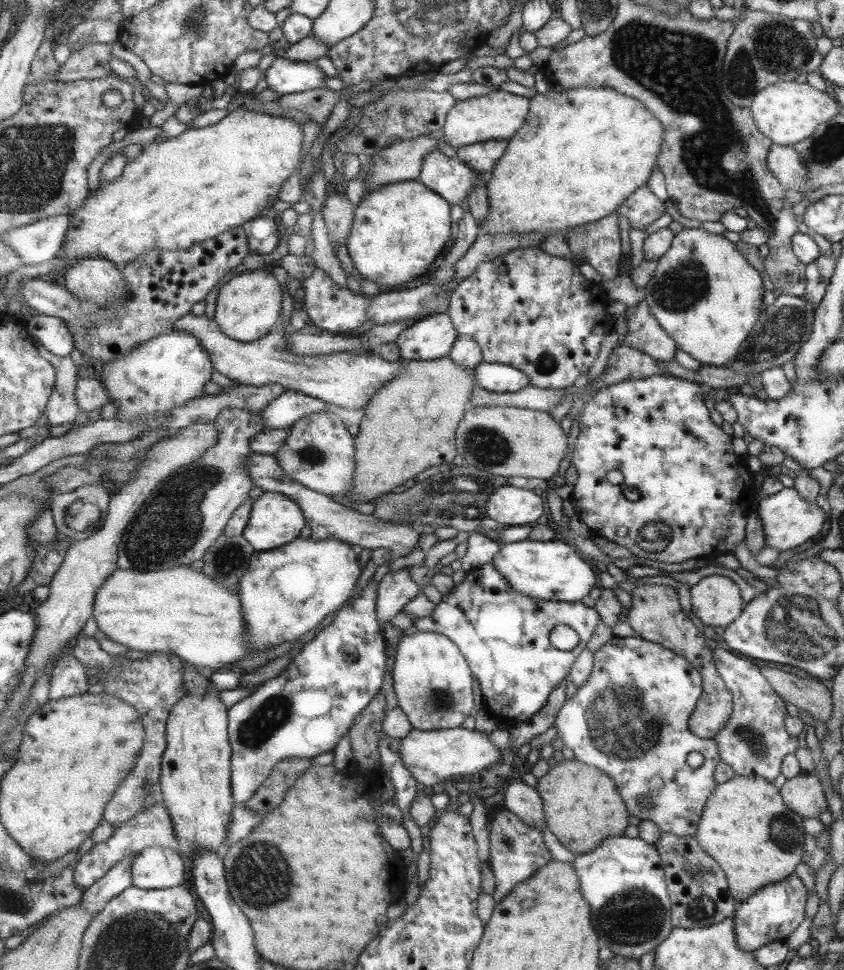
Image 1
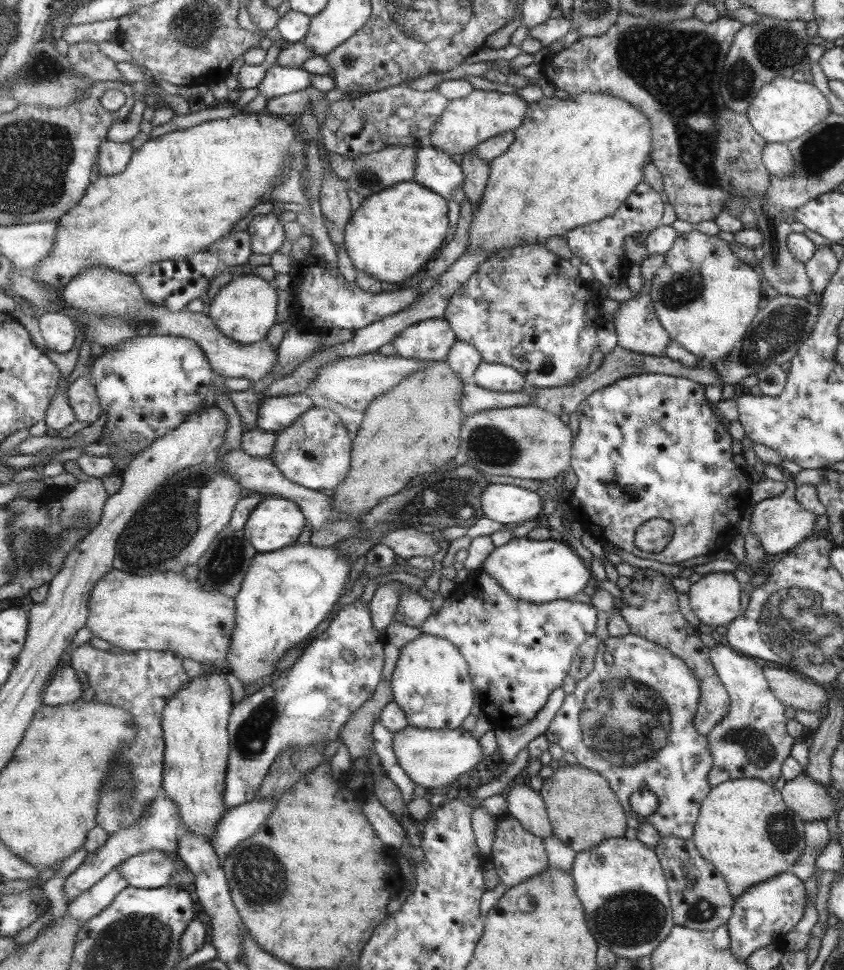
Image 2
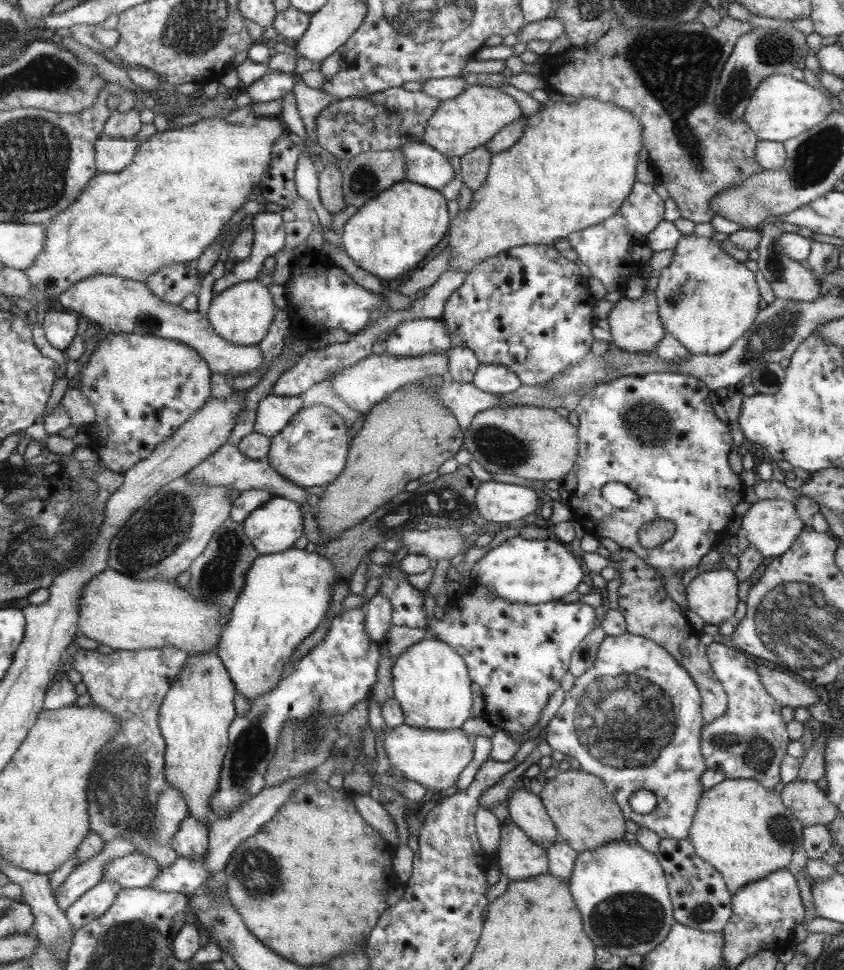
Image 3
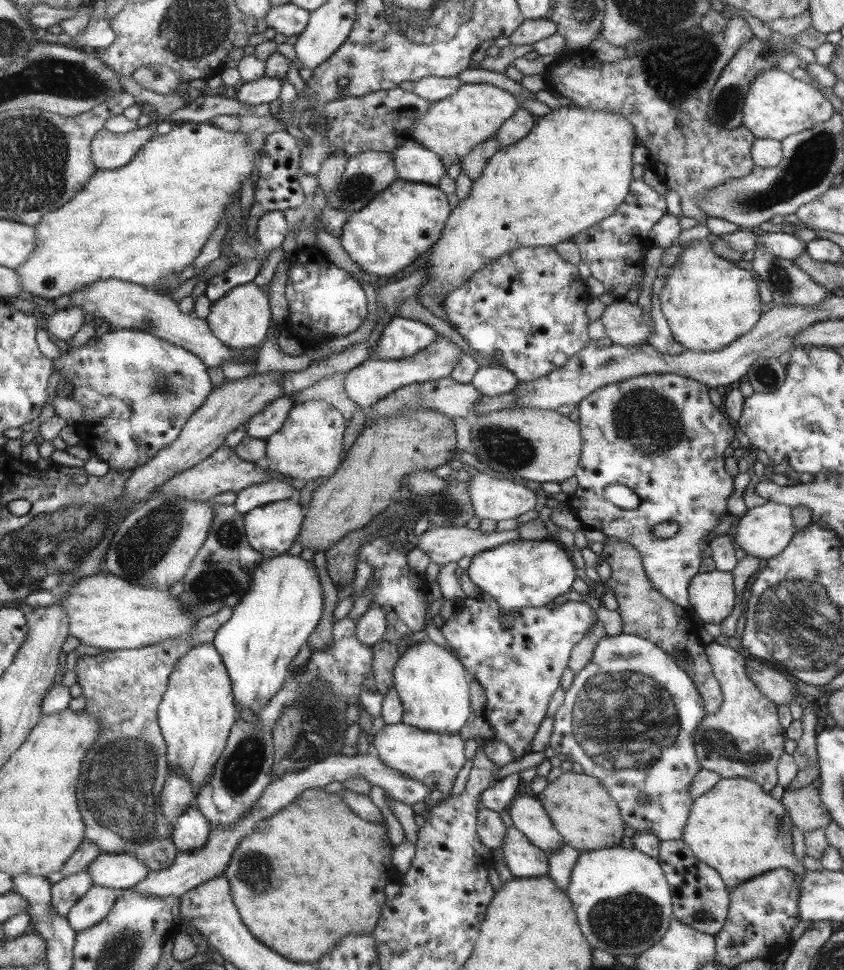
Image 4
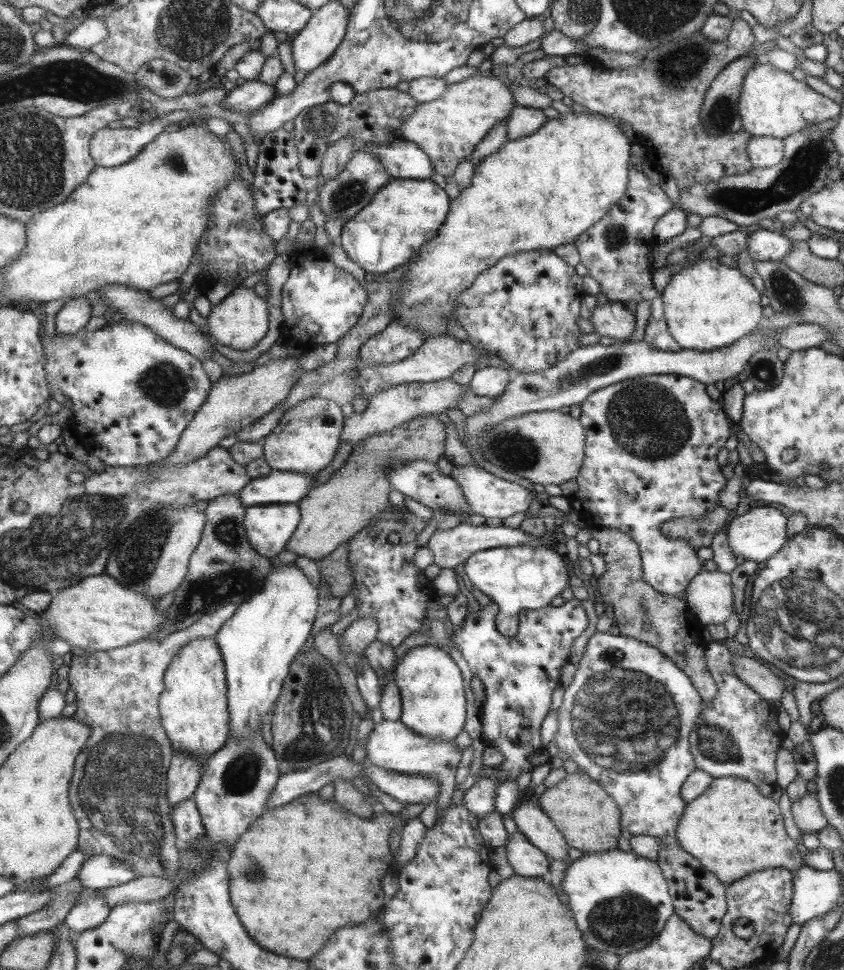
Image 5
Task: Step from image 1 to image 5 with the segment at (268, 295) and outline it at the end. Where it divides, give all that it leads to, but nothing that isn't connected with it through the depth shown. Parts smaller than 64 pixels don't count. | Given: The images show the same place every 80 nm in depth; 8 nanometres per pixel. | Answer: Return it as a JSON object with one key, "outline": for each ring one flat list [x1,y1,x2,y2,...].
{"outline":[[237,288,221,304,212,306,207,322,211,336,220,344,237,351,251,350,269,332,267,301,257,296,252,288]]}

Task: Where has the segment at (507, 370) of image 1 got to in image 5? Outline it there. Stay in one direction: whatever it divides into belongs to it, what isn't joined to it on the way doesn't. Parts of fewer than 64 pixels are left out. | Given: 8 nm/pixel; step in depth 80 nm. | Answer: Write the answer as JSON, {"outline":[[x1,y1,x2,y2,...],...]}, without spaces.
{"outline":[[481,367,473,373,466,388,477,396,494,398,502,394,512,374,512,371,500,367]]}

